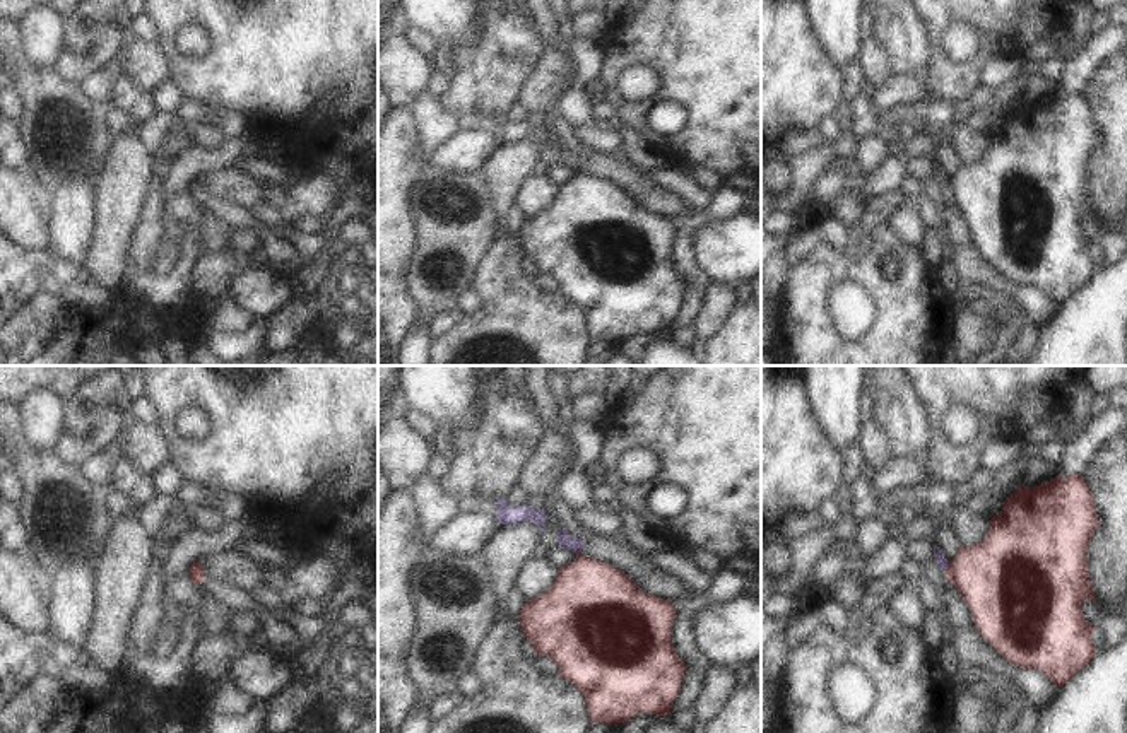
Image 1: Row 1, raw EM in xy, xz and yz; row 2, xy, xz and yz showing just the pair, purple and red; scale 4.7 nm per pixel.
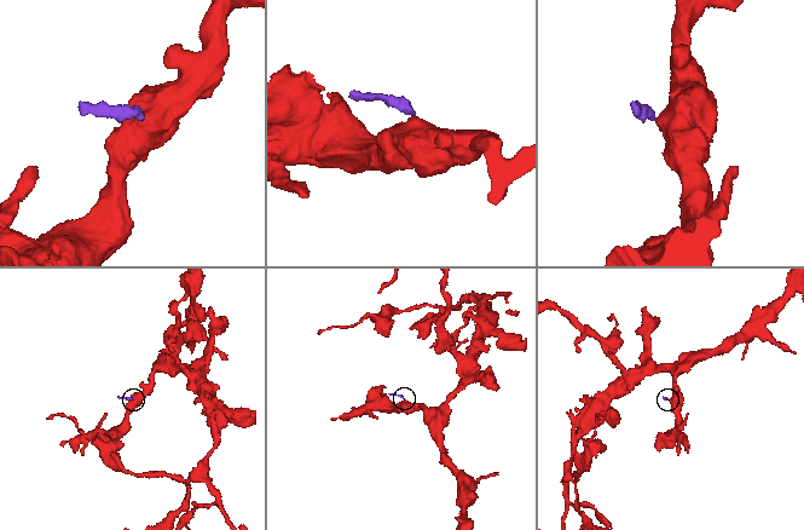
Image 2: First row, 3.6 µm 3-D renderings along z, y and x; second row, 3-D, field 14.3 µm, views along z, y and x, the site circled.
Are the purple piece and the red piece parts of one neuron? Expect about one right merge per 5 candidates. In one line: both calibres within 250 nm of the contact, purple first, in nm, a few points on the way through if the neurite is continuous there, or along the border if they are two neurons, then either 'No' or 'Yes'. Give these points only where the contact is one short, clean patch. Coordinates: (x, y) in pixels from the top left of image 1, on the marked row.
Thickness 60 nm (purple) against 380 nm. Boundary: yz (949, 561), (946, 571). No

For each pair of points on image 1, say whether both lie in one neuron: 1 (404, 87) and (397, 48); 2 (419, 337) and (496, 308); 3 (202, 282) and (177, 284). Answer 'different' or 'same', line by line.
1: same
2: different
3: different

